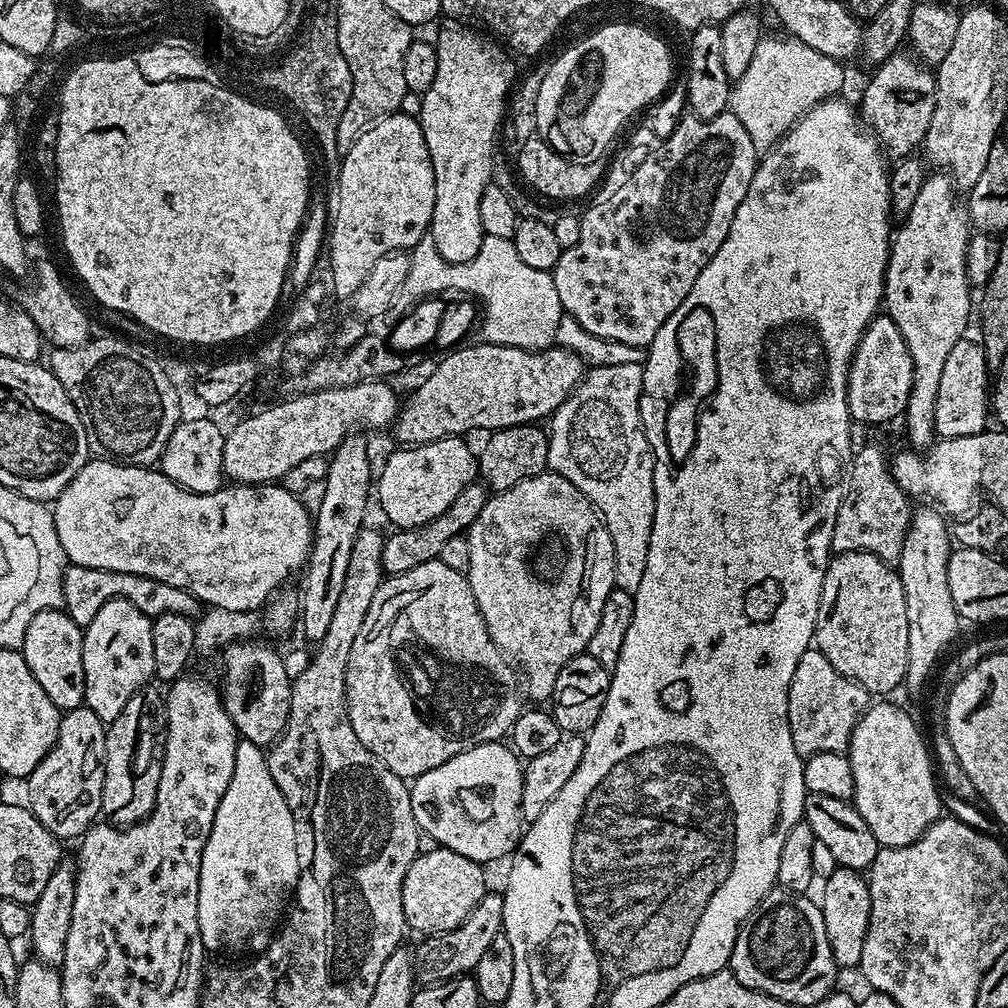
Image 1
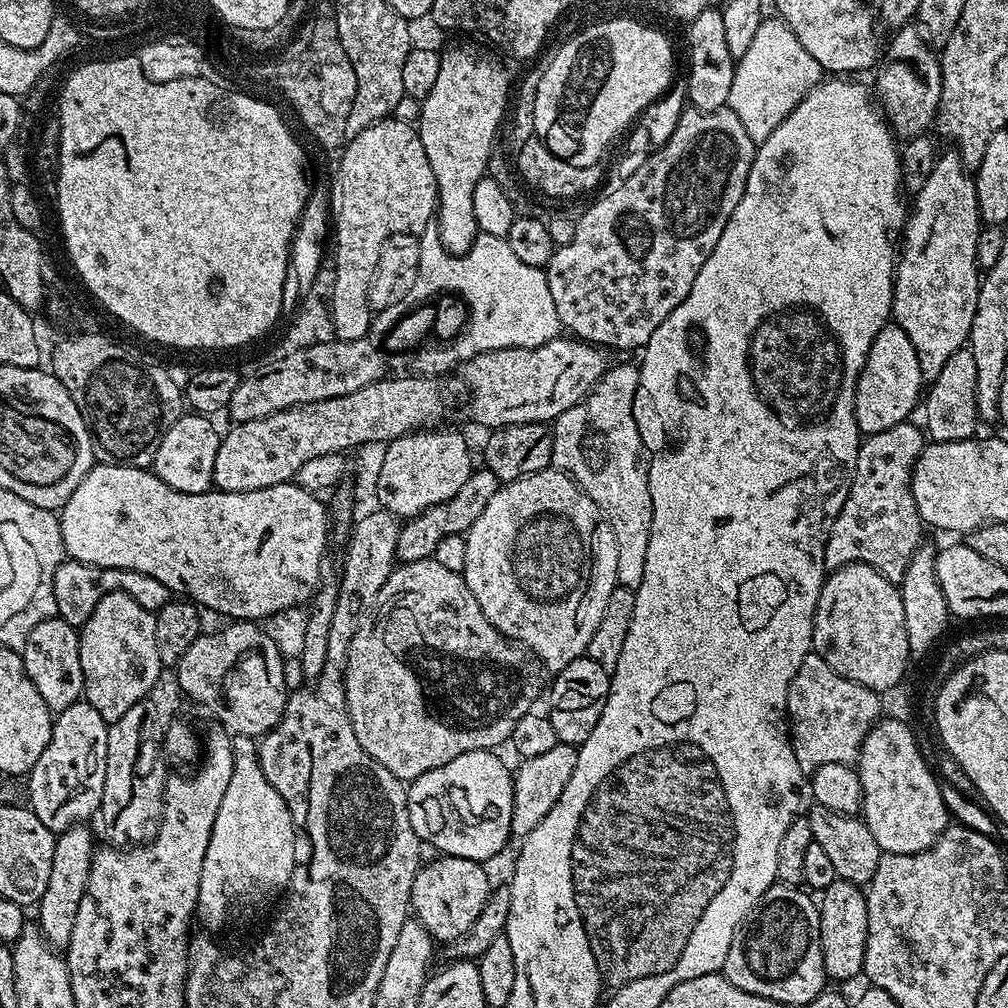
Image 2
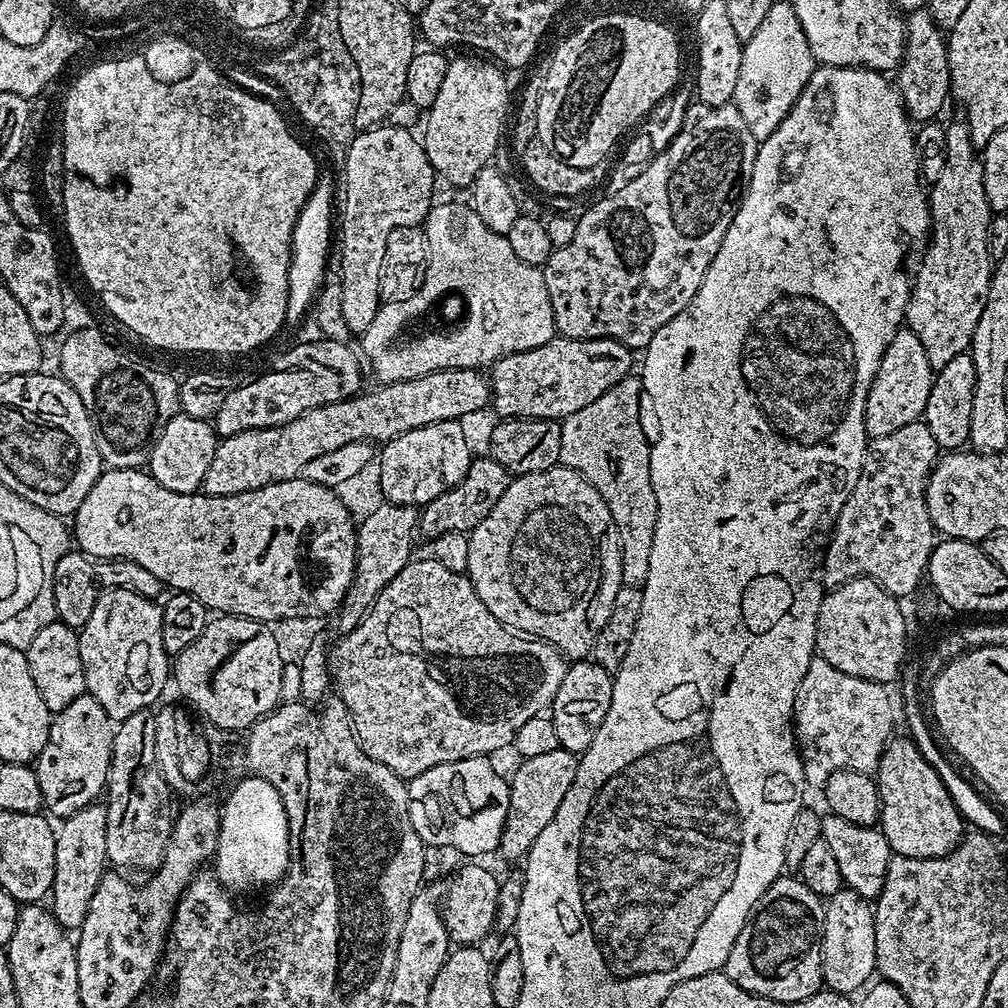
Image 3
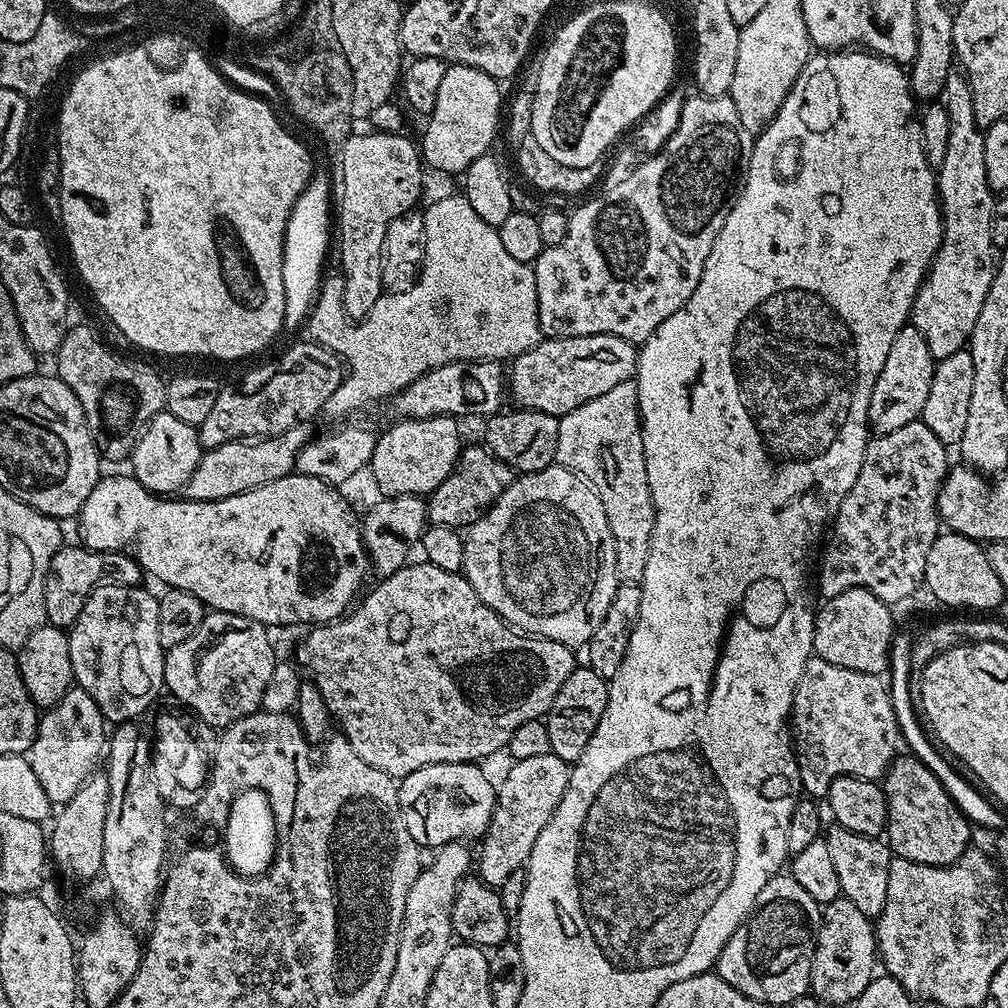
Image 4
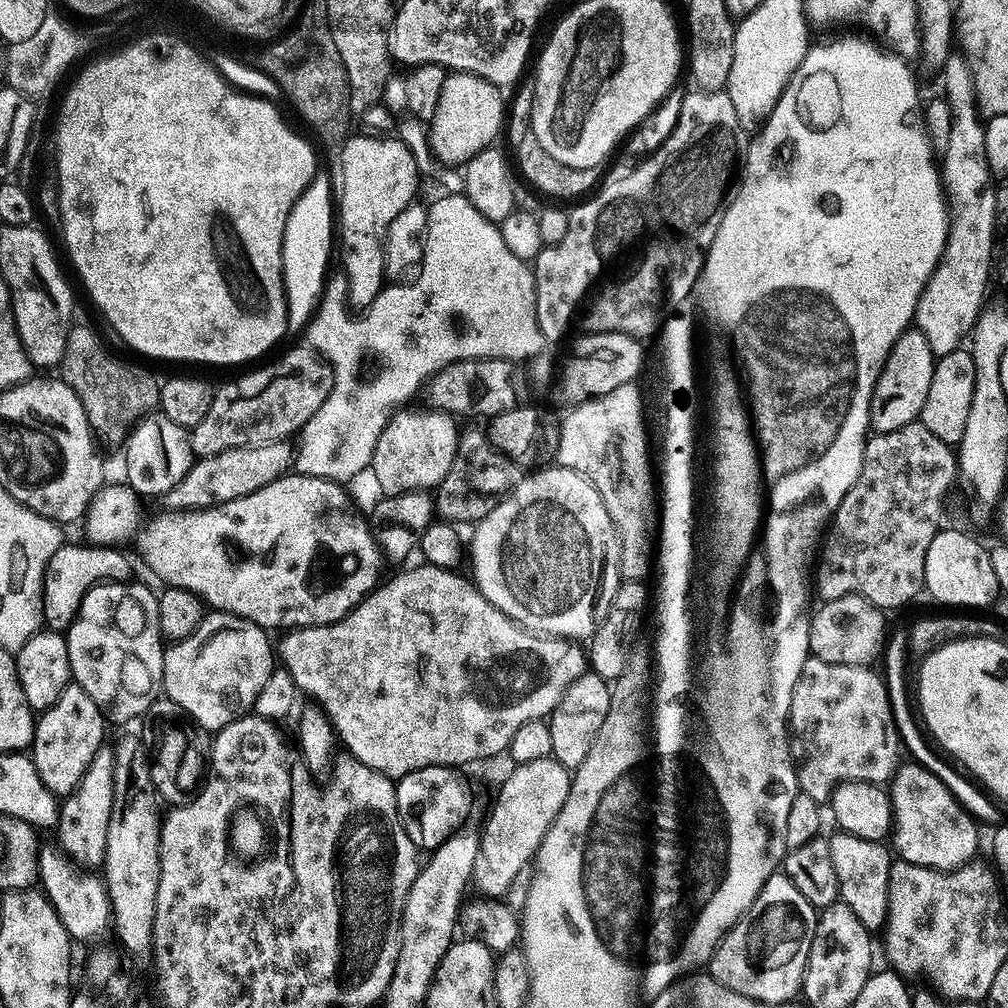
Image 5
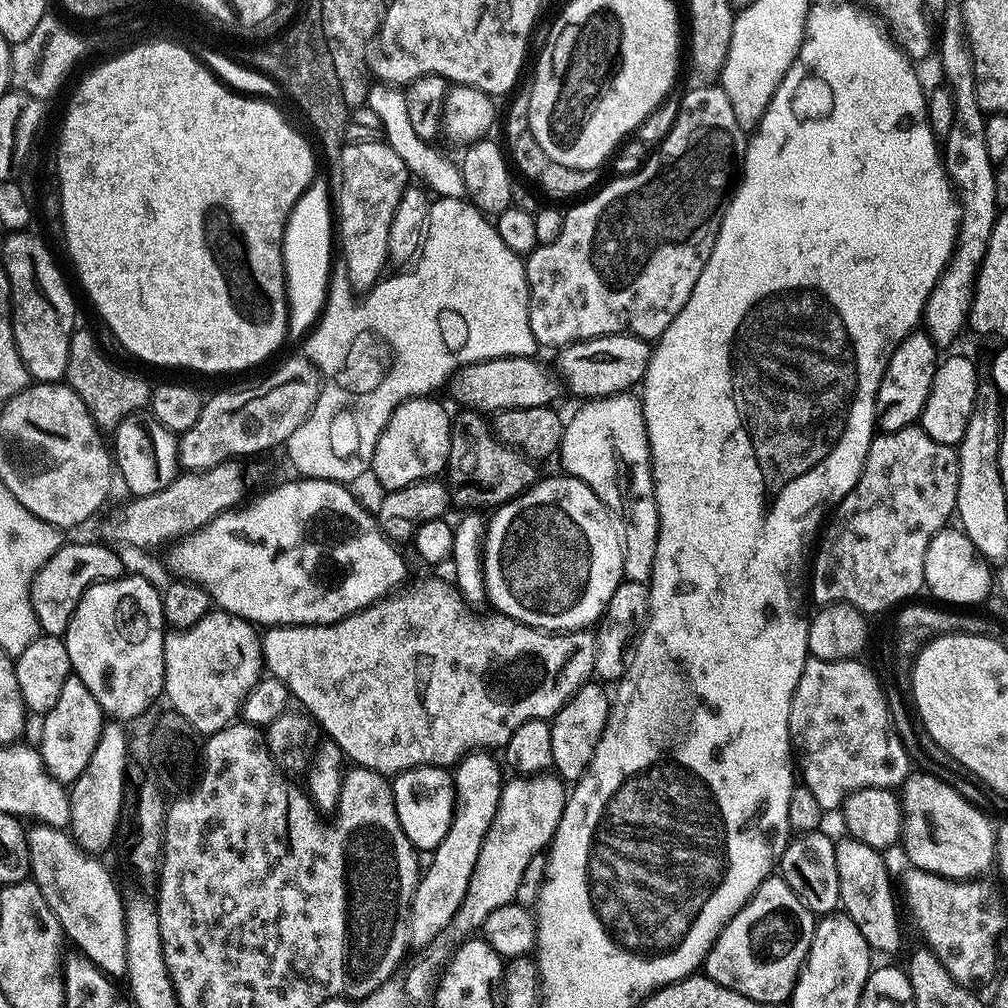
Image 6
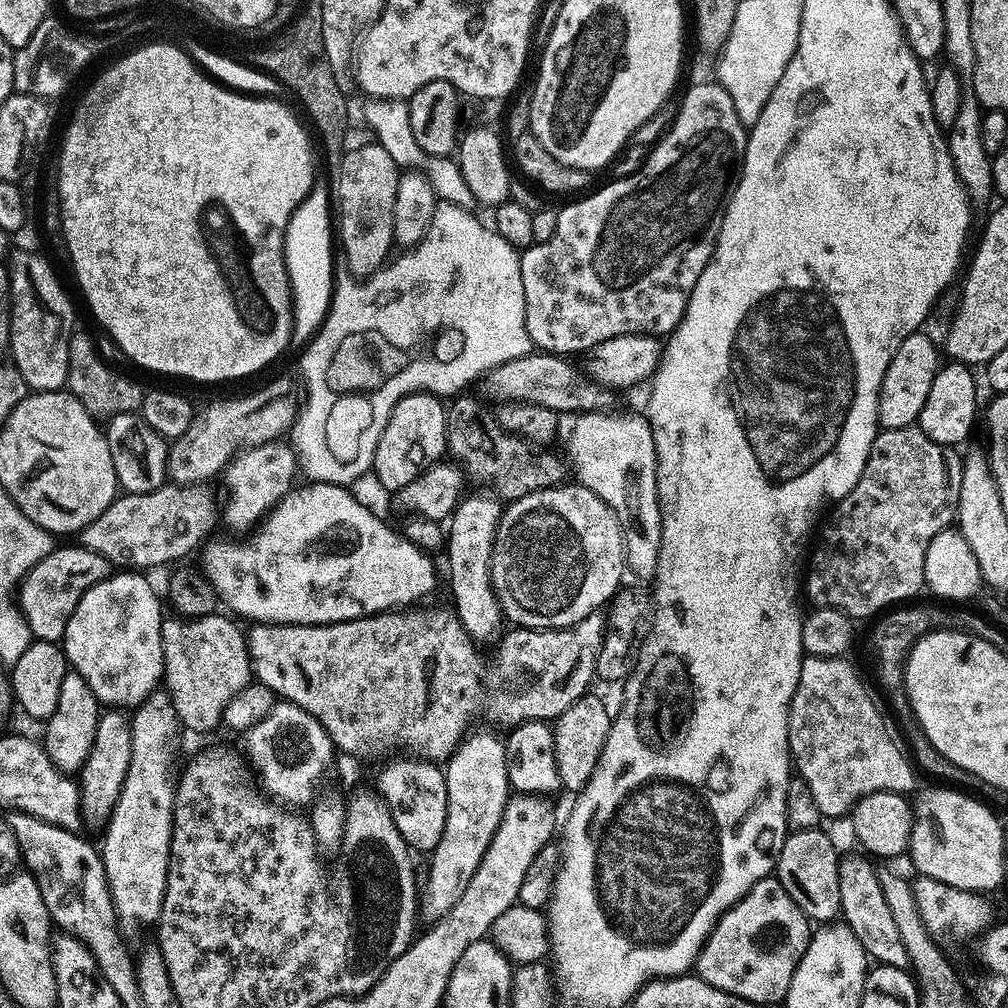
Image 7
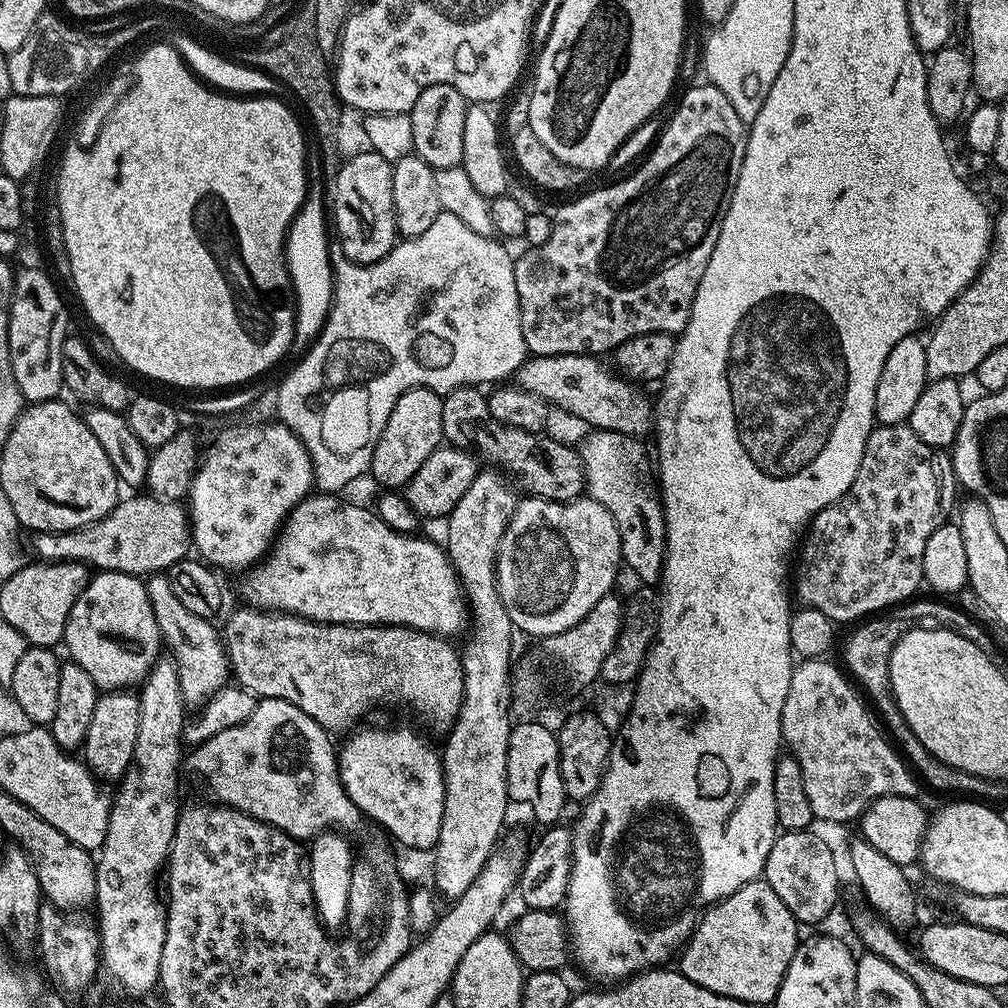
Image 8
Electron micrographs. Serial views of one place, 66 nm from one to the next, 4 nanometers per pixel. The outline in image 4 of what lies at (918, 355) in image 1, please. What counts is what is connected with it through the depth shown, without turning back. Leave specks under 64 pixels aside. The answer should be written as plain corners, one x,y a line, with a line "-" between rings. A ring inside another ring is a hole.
959,71
949,72
942,103
946,118
950,118
950,138
946,138
946,158
936,176
940,202
940,218
944,222
940,249
928,265
924,280
912,299
911,327
926,338
933,361
950,358
950,354
965,351
990,290
994,271
992,246
992,212
994,193
986,182
984,134
974,118
974,98
968,77

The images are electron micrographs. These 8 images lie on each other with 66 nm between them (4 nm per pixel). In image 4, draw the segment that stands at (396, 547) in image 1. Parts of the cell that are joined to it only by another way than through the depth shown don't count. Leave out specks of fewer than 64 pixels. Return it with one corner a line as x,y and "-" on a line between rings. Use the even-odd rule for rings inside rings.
472,444
469,448
468,445
461,447
460,457
456,459
456,464
452,467
446,482
442,482
442,486
438,486
427,497
429,525
450,526
457,530
467,529
512,485
514,479
512,468
506,466
506,462
502,462
493,452
489,452
487,447
477,444

